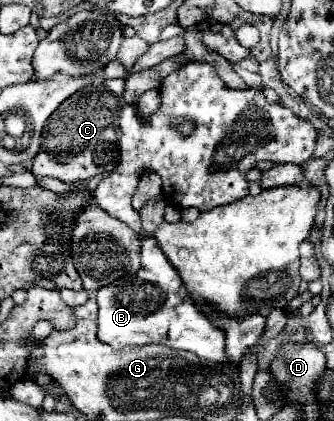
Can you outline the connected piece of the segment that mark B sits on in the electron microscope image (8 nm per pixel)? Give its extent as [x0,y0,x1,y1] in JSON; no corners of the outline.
[98,236,228,362]

